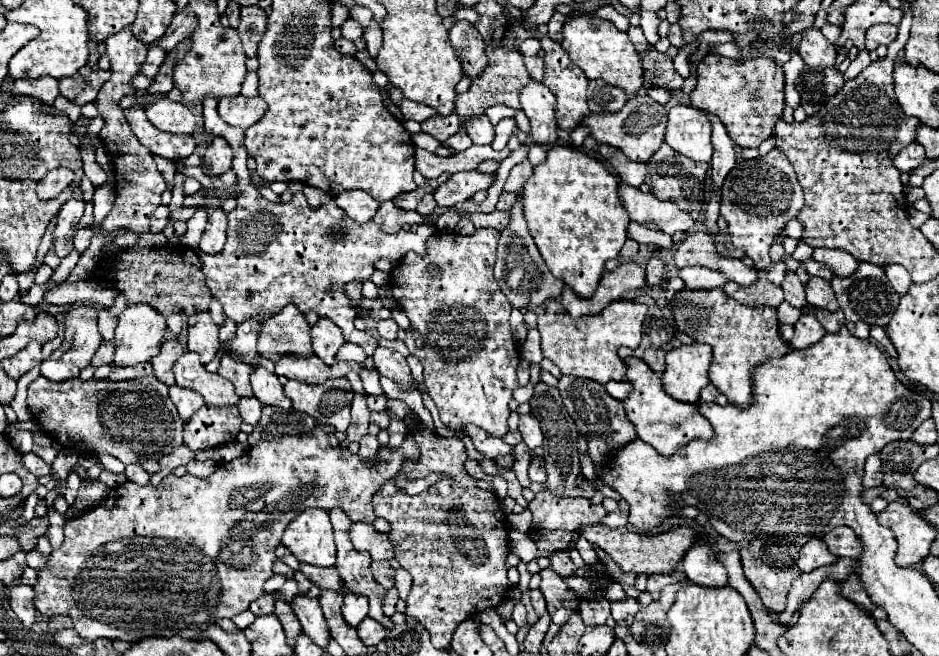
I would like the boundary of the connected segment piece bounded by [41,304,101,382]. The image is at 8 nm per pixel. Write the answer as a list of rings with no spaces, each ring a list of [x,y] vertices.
[[[71,306],[65,310],[65,334],[61,346],[41,362],[41,376],[53,382],[65,382],[69,378],[77,378],[79,372],[89,366],[89,360],[97,352],[101,344],[101,336],[97,330],[97,310],[93,306]]]

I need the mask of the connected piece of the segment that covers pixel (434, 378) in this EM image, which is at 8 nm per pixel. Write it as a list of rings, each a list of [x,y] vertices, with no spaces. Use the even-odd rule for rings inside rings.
[[[483,228],[477,230],[471,236],[461,236],[457,232],[435,232],[427,240],[427,256],[419,258],[415,252],[405,254],[393,268],[391,274],[391,292],[401,310],[405,310],[411,326],[415,326],[425,346],[417,348],[413,340],[413,332],[405,330],[405,344],[413,356],[417,356],[425,366],[425,386],[439,408],[441,422],[453,430],[461,428],[463,424],[477,424],[485,432],[503,438],[509,418],[509,400],[513,398],[513,390],[519,386],[517,382],[517,364],[519,364],[519,352],[515,348],[515,340],[511,336],[509,328],[509,314],[513,310],[507,296],[501,292],[501,288],[495,282],[493,266],[495,266],[495,250],[499,242],[499,232],[495,228]],[[435,264],[441,268],[441,278],[429,278],[427,266]]]

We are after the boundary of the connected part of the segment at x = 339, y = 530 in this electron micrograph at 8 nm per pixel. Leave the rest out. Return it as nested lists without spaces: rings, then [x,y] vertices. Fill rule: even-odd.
[[[335,507],[329,511],[330,521],[334,530],[334,541],[337,544],[337,570],[341,572],[341,578],[349,592],[363,594],[369,598],[369,618],[381,622],[385,628],[391,628],[391,618],[383,616],[381,600],[385,596],[385,590],[379,590],[371,576],[371,556],[367,552],[359,552],[353,548],[349,540],[348,530],[352,525],[347,514],[345,516],[331,516],[331,512],[343,512],[341,508]],[[335,518],[335,520],[333,520]],[[343,520],[345,522],[339,522]]]

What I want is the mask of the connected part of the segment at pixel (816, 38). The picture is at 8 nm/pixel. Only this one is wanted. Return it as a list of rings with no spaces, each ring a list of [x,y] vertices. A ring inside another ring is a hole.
[[[809,28],[803,32],[803,38],[797,44],[797,52],[807,66],[835,66],[835,46],[821,34],[821,30]]]

